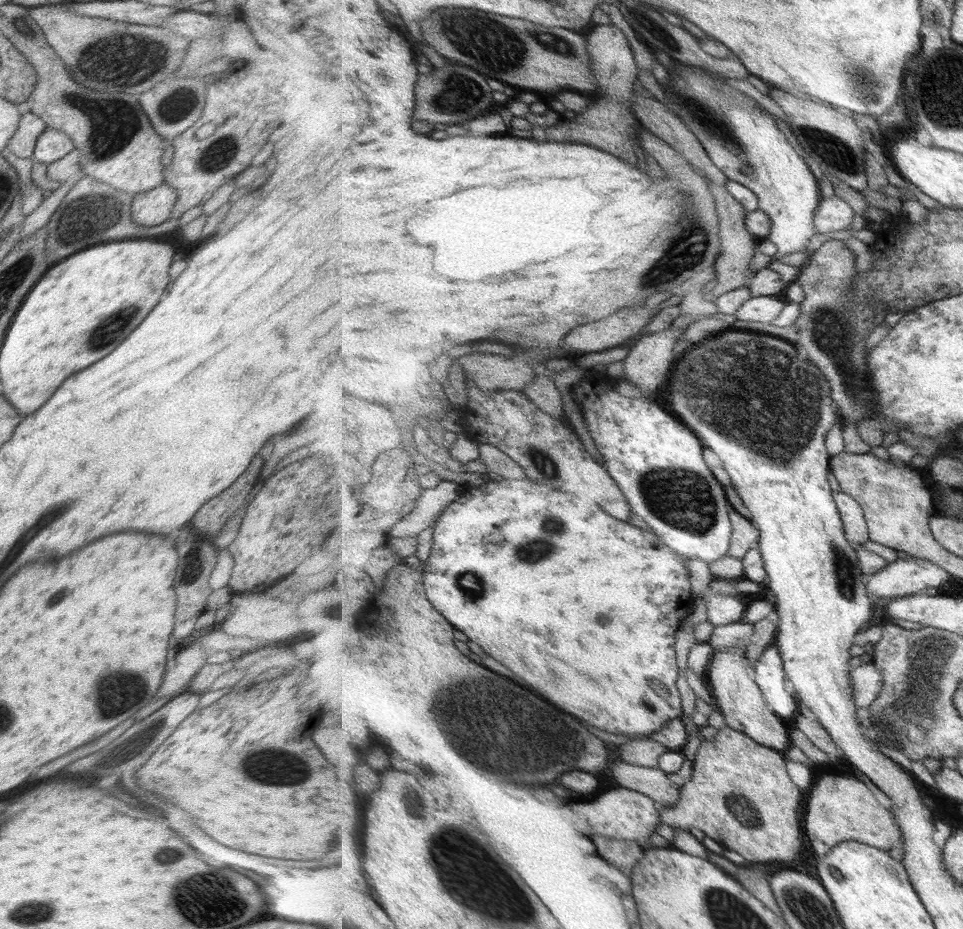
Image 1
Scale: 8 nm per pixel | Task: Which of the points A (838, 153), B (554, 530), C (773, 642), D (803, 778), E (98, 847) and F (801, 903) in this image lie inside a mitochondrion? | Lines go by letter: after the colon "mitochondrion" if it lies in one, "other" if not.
A: mitochondrion
B: mitochondrion
C: other
D: other
E: other
F: mitochondrion

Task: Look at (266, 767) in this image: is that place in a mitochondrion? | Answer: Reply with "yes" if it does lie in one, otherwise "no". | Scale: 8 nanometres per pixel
yes

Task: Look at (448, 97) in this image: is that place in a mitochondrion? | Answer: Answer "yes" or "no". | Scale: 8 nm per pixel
yes

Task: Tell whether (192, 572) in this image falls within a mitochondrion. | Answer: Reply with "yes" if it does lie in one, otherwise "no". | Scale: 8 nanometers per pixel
yes

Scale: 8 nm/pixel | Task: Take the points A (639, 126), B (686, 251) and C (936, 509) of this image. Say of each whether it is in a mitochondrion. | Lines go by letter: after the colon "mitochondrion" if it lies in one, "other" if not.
A: other
B: mitochondrion
C: other

